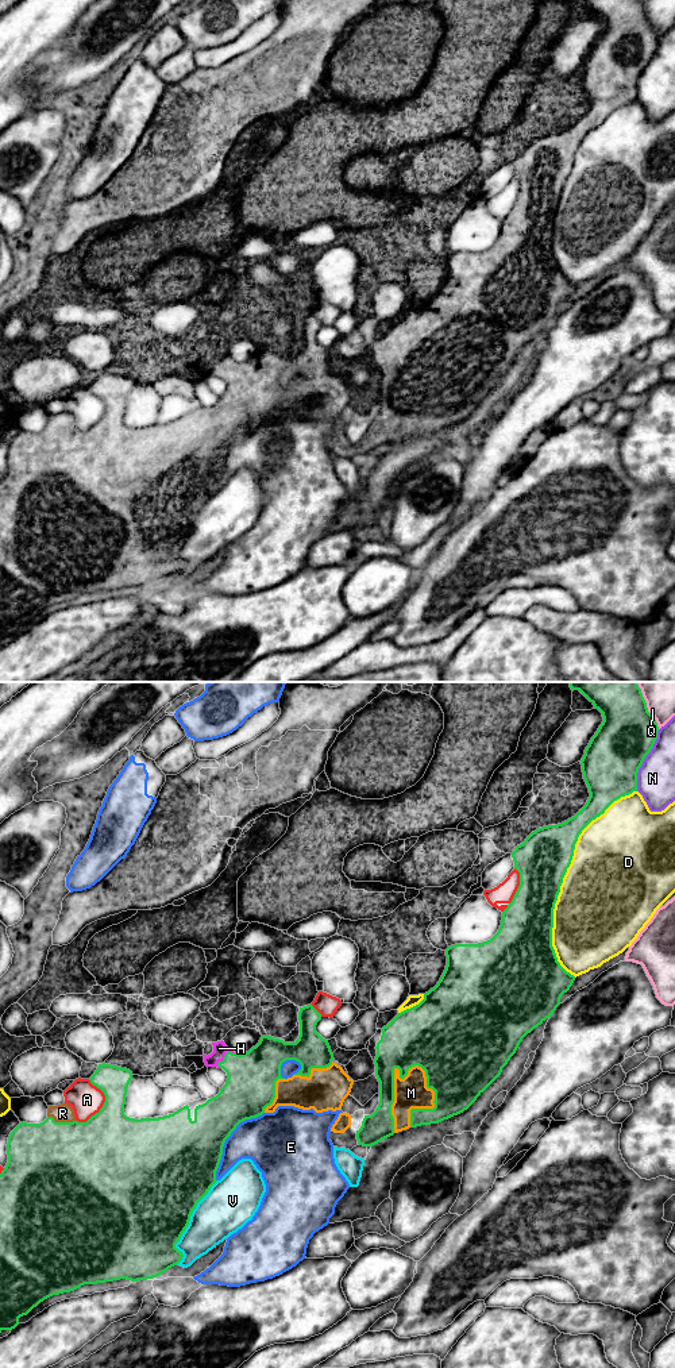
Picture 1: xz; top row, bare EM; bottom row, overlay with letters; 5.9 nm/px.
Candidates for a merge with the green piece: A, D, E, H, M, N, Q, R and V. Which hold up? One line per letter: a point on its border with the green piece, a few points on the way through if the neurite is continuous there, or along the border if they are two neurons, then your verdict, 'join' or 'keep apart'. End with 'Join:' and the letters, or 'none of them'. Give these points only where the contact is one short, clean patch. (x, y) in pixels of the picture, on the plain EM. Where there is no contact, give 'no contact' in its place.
A: xz (103, 413) | keep apart
D: xz (563, 185) | keep apart
E: xz (226, 447) | keep apart
H: xz (224, 365) | join
M: xz (393, 395) | join
N: xz (643, 69) | keep apart
Q: xz (647, 19) | keep apart
R: xz (61, 431) | join
V: xz (188, 531) | keep apart
Join: H, M, R

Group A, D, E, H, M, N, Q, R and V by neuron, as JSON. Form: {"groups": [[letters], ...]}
{"groups": [["A"], ["D"], ["E"], ["H", "M", "R"], ["N"], ["Q"], ["V"]]}

